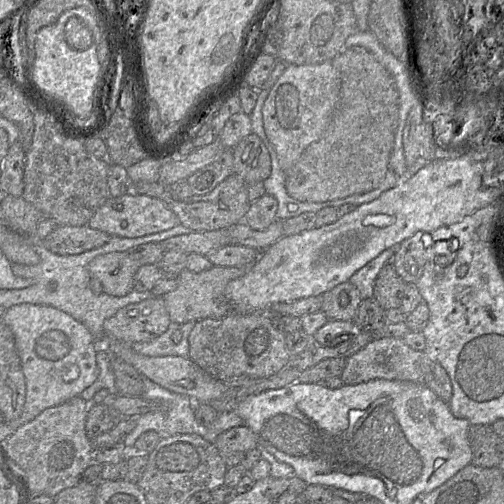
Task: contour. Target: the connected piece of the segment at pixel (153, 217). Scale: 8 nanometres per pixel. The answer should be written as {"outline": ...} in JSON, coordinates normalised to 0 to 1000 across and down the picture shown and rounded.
{"outline":[[[258,377],[236,391],[216,391],[188,419],[173,446],[218,468],[270,472],[321,460],[353,444],[353,431],[317,395]]]}

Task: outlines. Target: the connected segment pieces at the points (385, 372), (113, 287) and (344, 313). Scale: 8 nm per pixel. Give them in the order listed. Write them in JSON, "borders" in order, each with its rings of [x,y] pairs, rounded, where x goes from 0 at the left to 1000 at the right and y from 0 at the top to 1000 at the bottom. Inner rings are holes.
{"borders":[[[[740,671],[726,687],[687,712],[675,750],[685,764],[744,752],[821,758],[855,772],[885,802],[891,802],[897,788],[897,764],[883,732],[853,712],[843,698],[817,692],[790,671]]],[[[218,500],[190,508],[175,524],[175,538],[181,550],[198,558],[208,583],[242,589],[266,573],[266,548],[276,528],[252,500]]],[[[694,558],[671,563],[639,587],[637,617],[653,635],[700,637],[718,591]]]]}

